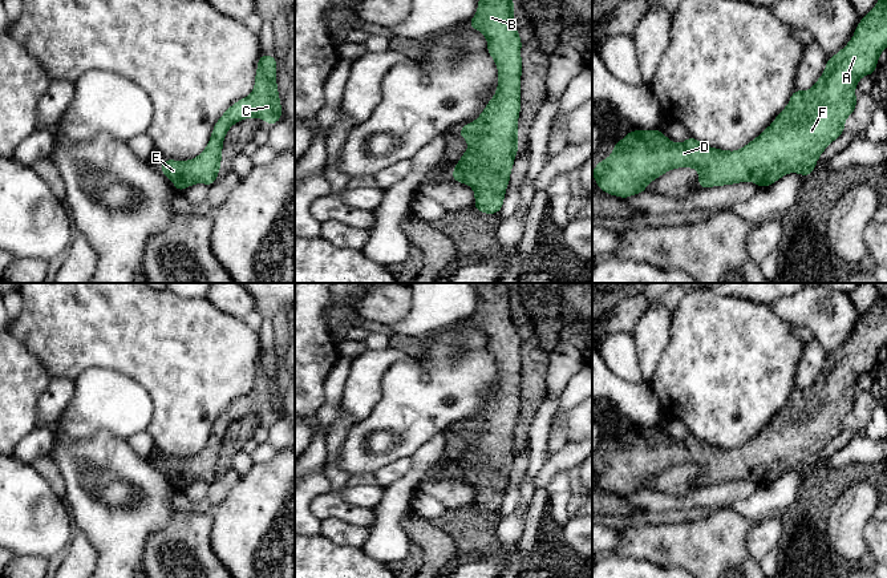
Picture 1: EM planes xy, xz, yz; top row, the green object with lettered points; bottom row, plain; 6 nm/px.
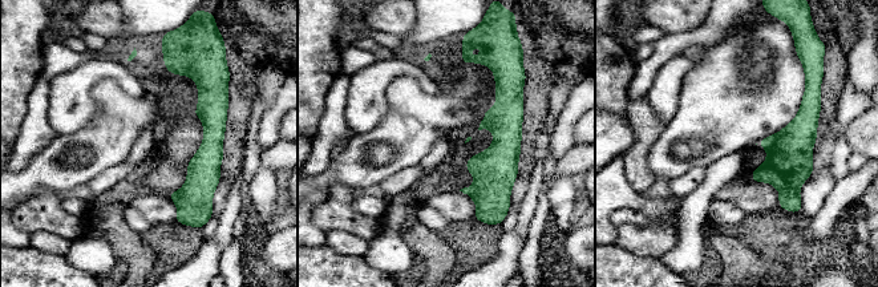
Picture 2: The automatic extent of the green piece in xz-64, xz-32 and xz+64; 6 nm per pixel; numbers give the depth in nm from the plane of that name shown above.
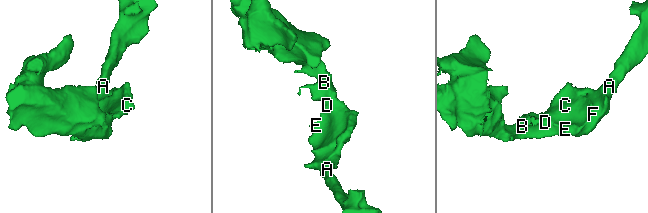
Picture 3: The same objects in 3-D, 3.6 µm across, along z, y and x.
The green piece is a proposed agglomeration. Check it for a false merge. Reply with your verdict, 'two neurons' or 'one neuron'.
one neuron

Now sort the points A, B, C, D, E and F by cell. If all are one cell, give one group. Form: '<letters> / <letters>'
A B C D E F

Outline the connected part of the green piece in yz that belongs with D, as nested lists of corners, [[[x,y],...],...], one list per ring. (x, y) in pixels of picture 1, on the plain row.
[[[882,292],[872,308],[864,312],[855,326],[855,331],[848,341],[835,353],[827,356],[823,372],[809,388],[794,388],[790,400],[774,416],[757,436],[750,438],[737,449],[721,448],[706,444],[693,434],[685,440],[676,441],[667,436],[660,427],[655,428],[631,428],[621,438],[616,438],[611,454],[599,458],[592,468],[598,485],[619,496],[629,496],[637,490],[647,490],[645,485],[667,469],[677,465],[693,465],[700,470],[698,484],[701,486],[712,484],[724,484],[752,478],[758,485],[767,485],[787,470],[799,470],[809,474],[823,448],[845,429],[846,416],[855,409],[856,393],[855,384],[866,372],[875,372],[878,356],[887,344],[887,292]]]

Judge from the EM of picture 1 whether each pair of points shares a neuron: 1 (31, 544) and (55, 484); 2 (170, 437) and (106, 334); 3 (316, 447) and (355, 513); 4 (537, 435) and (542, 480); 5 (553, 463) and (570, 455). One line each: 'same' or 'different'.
1: different
2: same
3: different
4: different
5: same

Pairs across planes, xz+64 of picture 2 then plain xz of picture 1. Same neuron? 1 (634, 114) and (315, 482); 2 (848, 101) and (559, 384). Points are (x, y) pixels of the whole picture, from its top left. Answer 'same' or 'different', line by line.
1: different
2: different

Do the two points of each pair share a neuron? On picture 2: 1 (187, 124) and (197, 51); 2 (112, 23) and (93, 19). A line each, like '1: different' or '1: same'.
1: different
2: same

